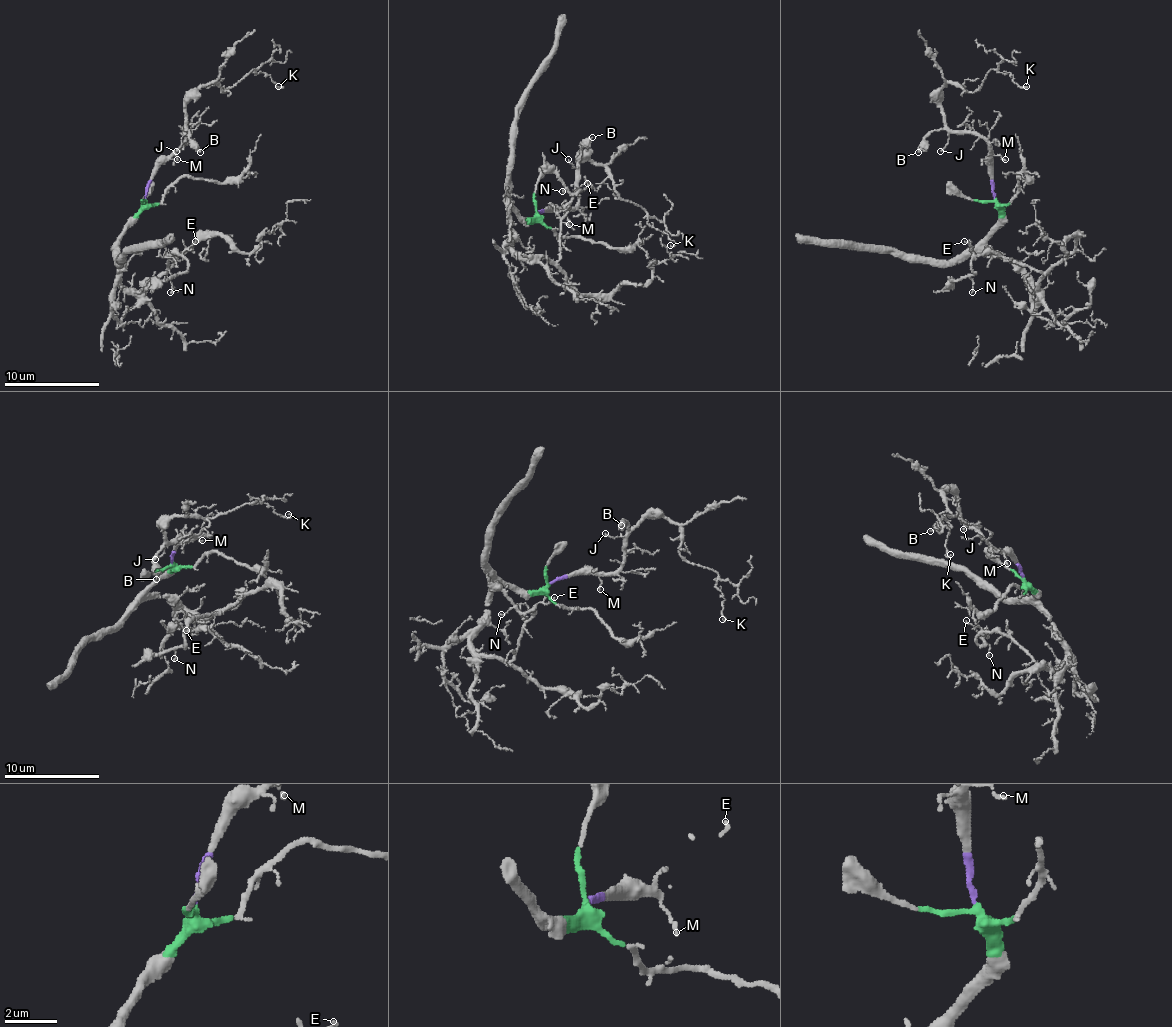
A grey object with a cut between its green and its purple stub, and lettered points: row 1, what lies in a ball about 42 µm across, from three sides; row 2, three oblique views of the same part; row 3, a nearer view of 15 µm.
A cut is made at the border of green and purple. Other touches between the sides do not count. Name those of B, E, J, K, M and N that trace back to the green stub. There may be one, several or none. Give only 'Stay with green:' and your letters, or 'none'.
Stay with green: E, N

